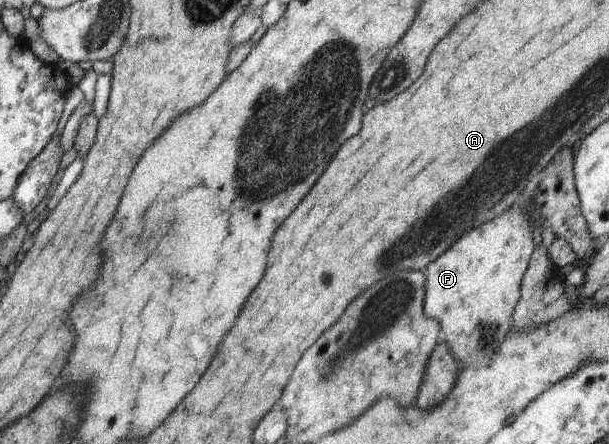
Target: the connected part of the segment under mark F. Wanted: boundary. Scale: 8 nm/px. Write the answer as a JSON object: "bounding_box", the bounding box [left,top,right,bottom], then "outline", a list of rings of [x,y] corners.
{"bounding_box":[424,202,536,370],"outline":[[[519,202],[522,210],[520,212],[515,212],[513,209],[507,210],[503,212],[503,214],[499,214],[497,218],[493,218],[491,222],[485,222],[481,228],[477,226],[475,230],[471,230],[469,234],[465,234],[465,236],[461,236],[443,256],[439,256],[429,268],[427,268],[427,284],[425,284],[425,296],[424,296],[424,312],[427,318],[431,318],[431,320],[435,320],[441,328],[441,340],[445,342],[447,348],[449,348],[449,352],[452,354],[455,362],[458,364],[458,368],[460,370],[477,370],[477,368],[481,368],[483,364],[487,364],[489,362],[489,358],[493,358],[495,354],[497,354],[497,350],[502,347],[502,344],[505,342],[505,338],[507,338],[507,334],[509,334],[509,330],[512,330],[512,322],[513,322],[513,314],[515,310],[515,306],[517,306],[517,302],[519,302],[521,298],[521,284],[523,280],[523,276],[527,271],[531,256],[533,252],[536,250],[533,240],[532,240],[532,230],[533,227],[530,226],[530,222],[528,221],[528,216],[525,214],[524,207],[522,205],[523,202]]]}

